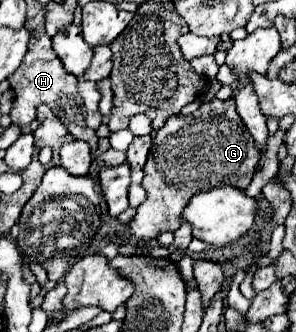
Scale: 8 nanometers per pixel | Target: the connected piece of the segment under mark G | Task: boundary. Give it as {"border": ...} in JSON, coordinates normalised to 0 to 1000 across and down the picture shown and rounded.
{"border":[[[720,301],[639,349],[578,349],[564,380],[530,398],[497,494],[483,500],[490,536],[476,560],[497,596],[429,675],[436,699],[470,723],[517,723],[544,699],[591,699],[611,681],[618,627],[666,578],[740,560],[828,572],[861,530],[868,494],[875,452],[861,452],[861,428],[801,343],[787,301]]]}

